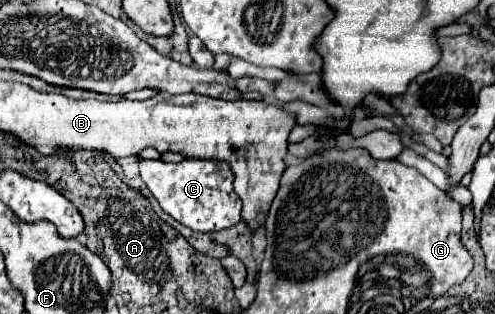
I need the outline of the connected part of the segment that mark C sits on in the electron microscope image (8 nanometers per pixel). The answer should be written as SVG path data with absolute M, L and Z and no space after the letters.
M159 159L139 161L141 179L151 189L163 211L193 231L209 233L233 227L241 221L239 195L233 191L233 175L227 163L219 161L181 161L165 163Z

